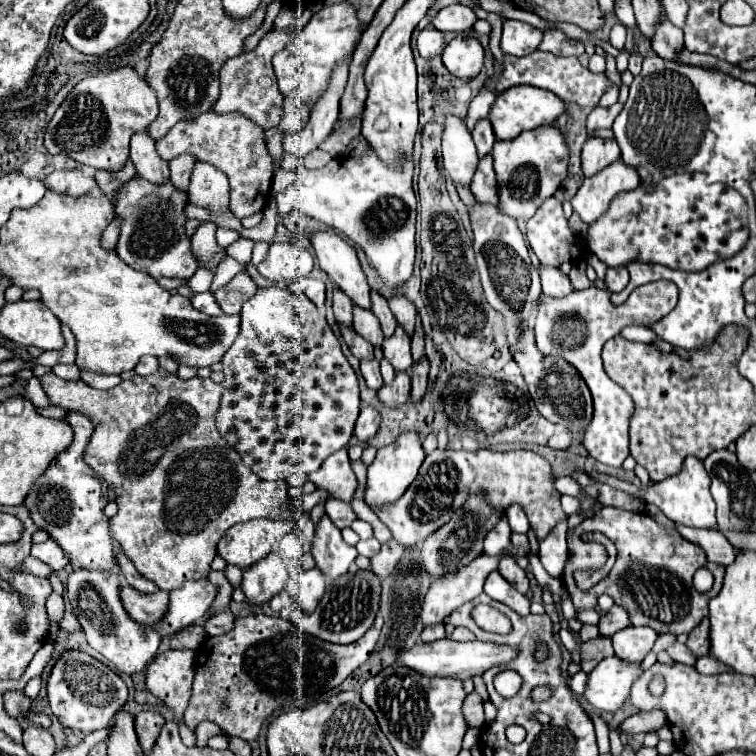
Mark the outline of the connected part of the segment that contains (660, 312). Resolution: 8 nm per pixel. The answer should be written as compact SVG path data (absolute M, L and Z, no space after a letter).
M656 281L642 285L640 289L634 289L628 301L618 307L612 305L608 291L592 285L590 289L574 291L564 299L546 297L538 311L534 325L538 349L544 355L562 357L570 365L574 365L592 393L594 417L586 427L584 447L590 451L594 459L598 459L604 465L620 467L622 461L630 455L628 417L632 415L632 397L628 397L628 393L606 375L600 359L602 345L608 339L616 337L624 325L650 325L652 321L658 321L676 307L676 301L678 301L678 289L676 285L672 285L672 281Z

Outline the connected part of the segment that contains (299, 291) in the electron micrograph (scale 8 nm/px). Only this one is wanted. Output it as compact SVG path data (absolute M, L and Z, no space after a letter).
M302 277L294 283L290 283L290 291L296 293L296 295L308 297L320 311L324 311L324 299L326 299L324 291L326 291L326 287L324 287L322 281L312 279L312 277Z

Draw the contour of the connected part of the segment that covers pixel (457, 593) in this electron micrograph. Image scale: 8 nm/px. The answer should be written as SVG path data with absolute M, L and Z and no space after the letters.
M482 553L470 565L434 579L426 593L426 603L422 605L424 625L442 623L444 617L452 613L452 609L458 609L466 601L478 597L482 593L486 575L498 567L498 561L500 555Z

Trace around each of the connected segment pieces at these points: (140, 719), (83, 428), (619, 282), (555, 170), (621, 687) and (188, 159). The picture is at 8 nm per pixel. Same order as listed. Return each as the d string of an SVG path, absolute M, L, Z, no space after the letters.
M142 711L136 715L136 733L142 749L152 749L160 729L164 725L164 717L156 711Z
M68 411L64 421L72 427L74 439L62 453L52 459L48 469L36 479L24 499L24 507L28 509L38 529L44 529L70 555L70 565L74 569L84 567L118 571L114 545L108 531L108 517L102 513L108 503L108 485L82 459L82 453L94 431L94 423L80 411Z
M614 267L606 271L606 279L604 279L608 291L618 293L628 285L628 269L626 267Z
M556 125L524 131L510 141L496 141L492 157L498 181L498 209L516 219L530 219L542 201L556 193L568 173L568 145Z
M606 657L590 673L584 701L598 711L616 711L630 697L632 683L642 675L642 663Z
M184 153L184 155L178 155L174 159L170 159L170 179L172 183L178 187L178 189L188 189L190 185L190 175L192 175L192 167L194 167L196 159L190 155L190 153Z

